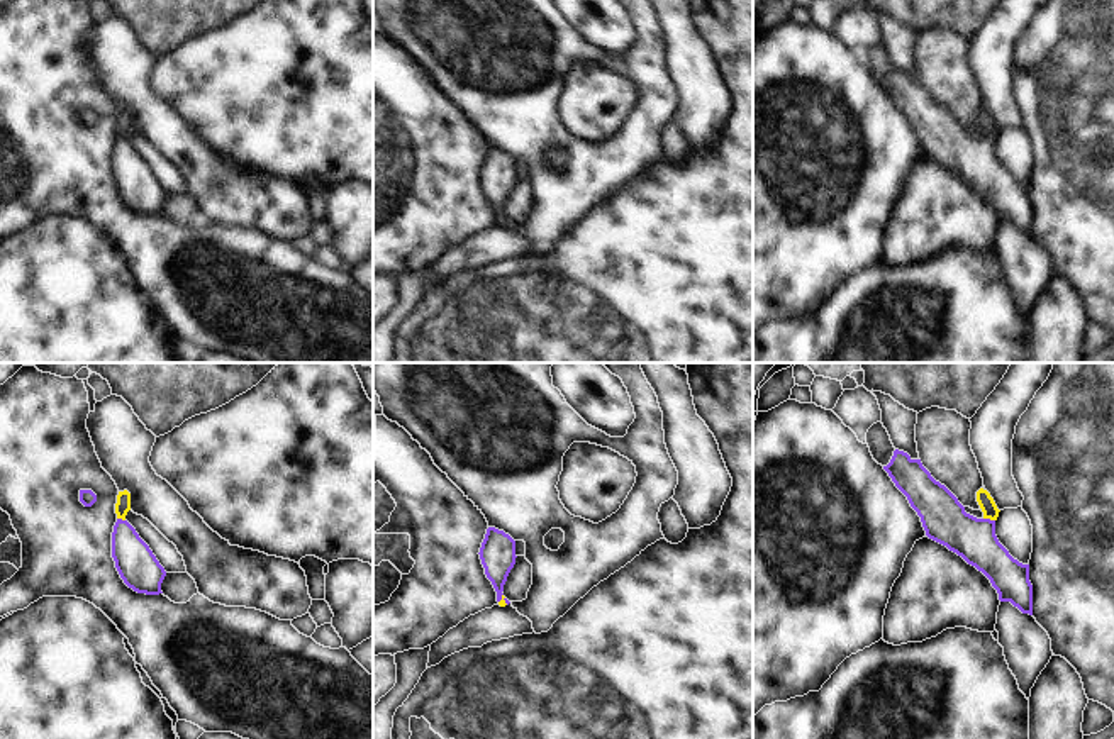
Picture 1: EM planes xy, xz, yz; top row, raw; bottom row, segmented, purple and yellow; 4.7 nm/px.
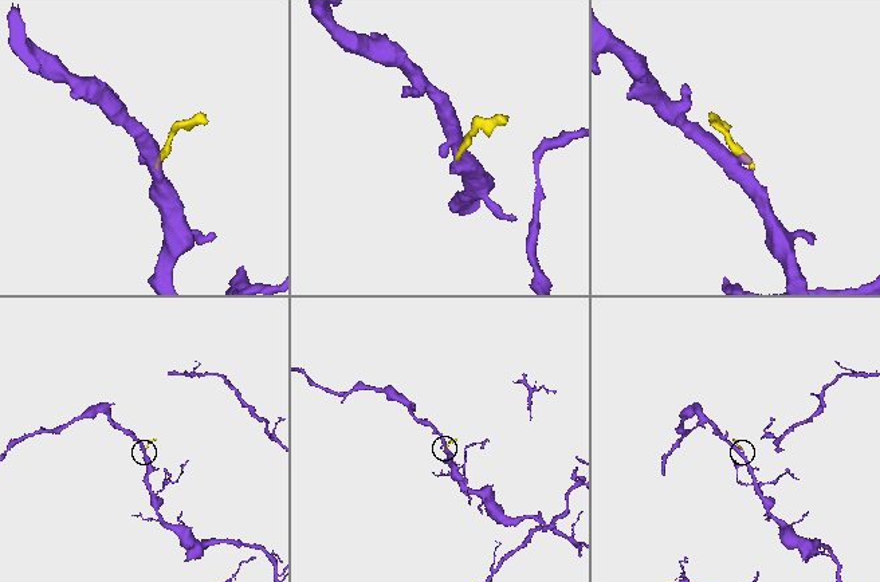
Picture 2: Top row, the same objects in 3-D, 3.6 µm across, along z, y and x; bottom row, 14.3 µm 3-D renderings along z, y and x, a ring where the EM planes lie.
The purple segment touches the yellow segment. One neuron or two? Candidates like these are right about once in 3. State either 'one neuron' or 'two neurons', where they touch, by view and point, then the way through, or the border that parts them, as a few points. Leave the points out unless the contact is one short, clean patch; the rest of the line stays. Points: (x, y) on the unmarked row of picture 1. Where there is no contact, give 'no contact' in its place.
one neuron; contact yz (989, 139); way yz (945, 141), (989, 139), (989, 127), (984, 119)

